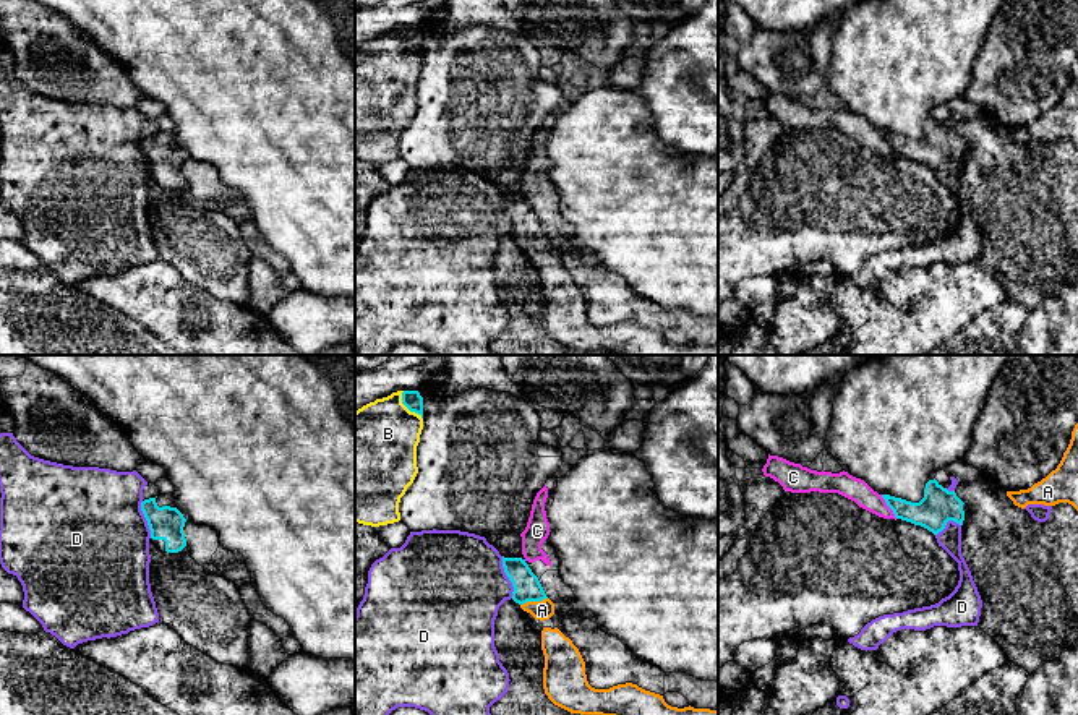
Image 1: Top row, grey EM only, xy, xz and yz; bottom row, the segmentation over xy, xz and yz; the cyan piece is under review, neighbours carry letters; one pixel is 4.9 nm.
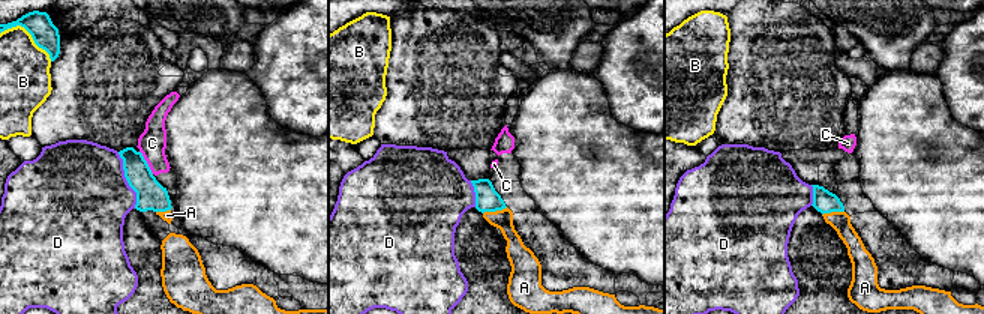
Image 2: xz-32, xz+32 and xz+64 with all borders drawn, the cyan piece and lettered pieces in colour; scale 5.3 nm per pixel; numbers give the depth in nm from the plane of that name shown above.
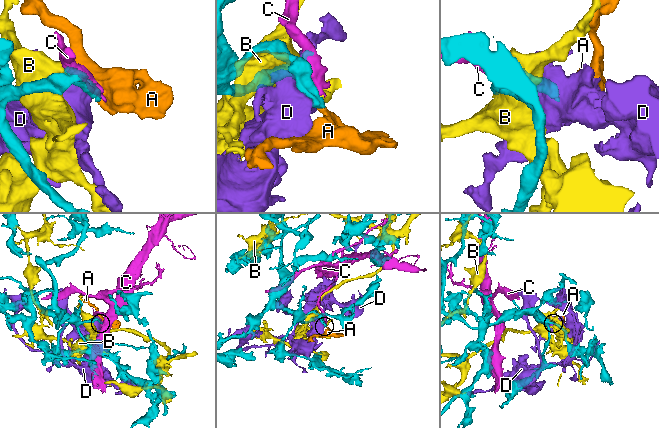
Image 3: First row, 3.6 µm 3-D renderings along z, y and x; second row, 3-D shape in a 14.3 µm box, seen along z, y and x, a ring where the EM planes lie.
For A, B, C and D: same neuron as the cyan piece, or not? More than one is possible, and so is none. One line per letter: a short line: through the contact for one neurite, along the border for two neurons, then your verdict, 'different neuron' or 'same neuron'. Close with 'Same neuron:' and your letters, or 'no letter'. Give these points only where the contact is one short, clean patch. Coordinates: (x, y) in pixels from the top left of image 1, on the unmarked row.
A: line xz (527, 224), (534, 237), (542, 247); same neuron
B: different neuron
C: different neuron
D: different neuron
Same neuron: A

